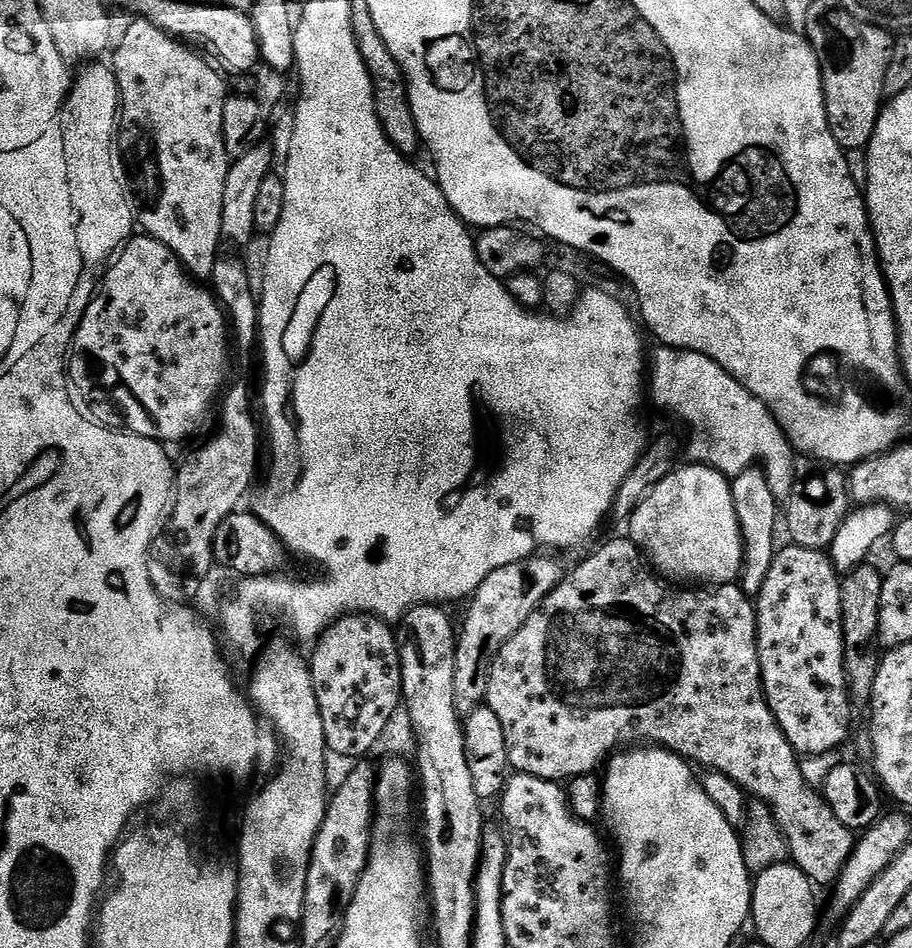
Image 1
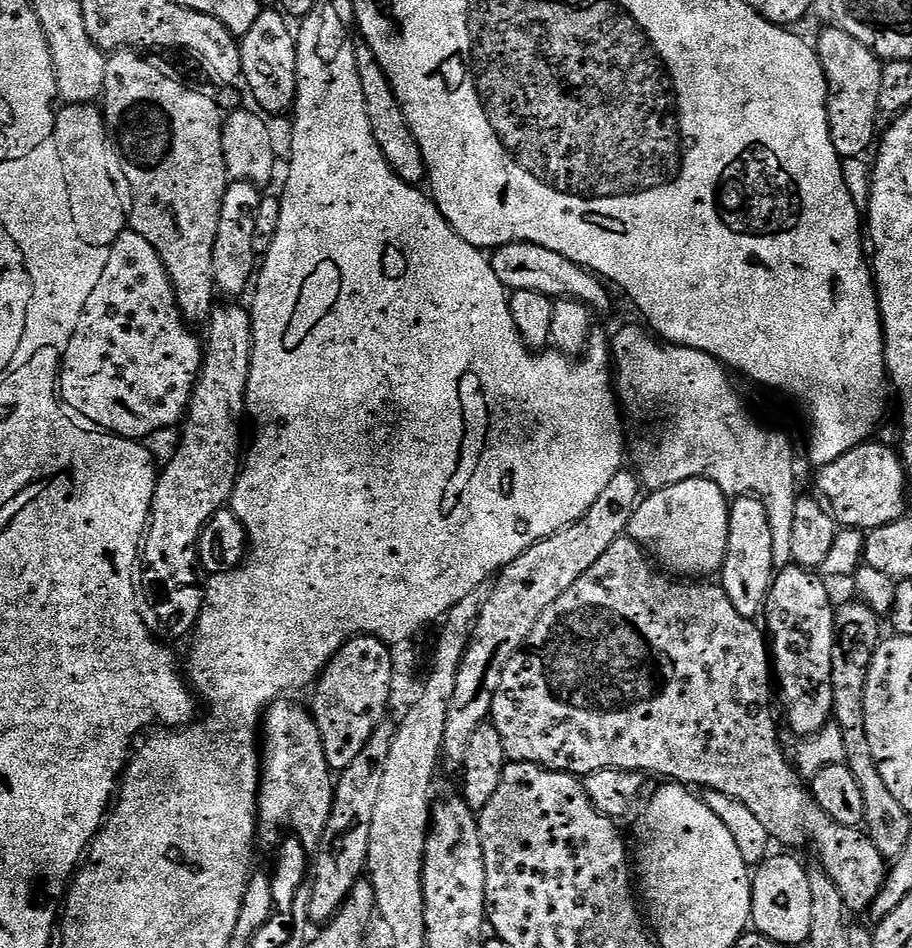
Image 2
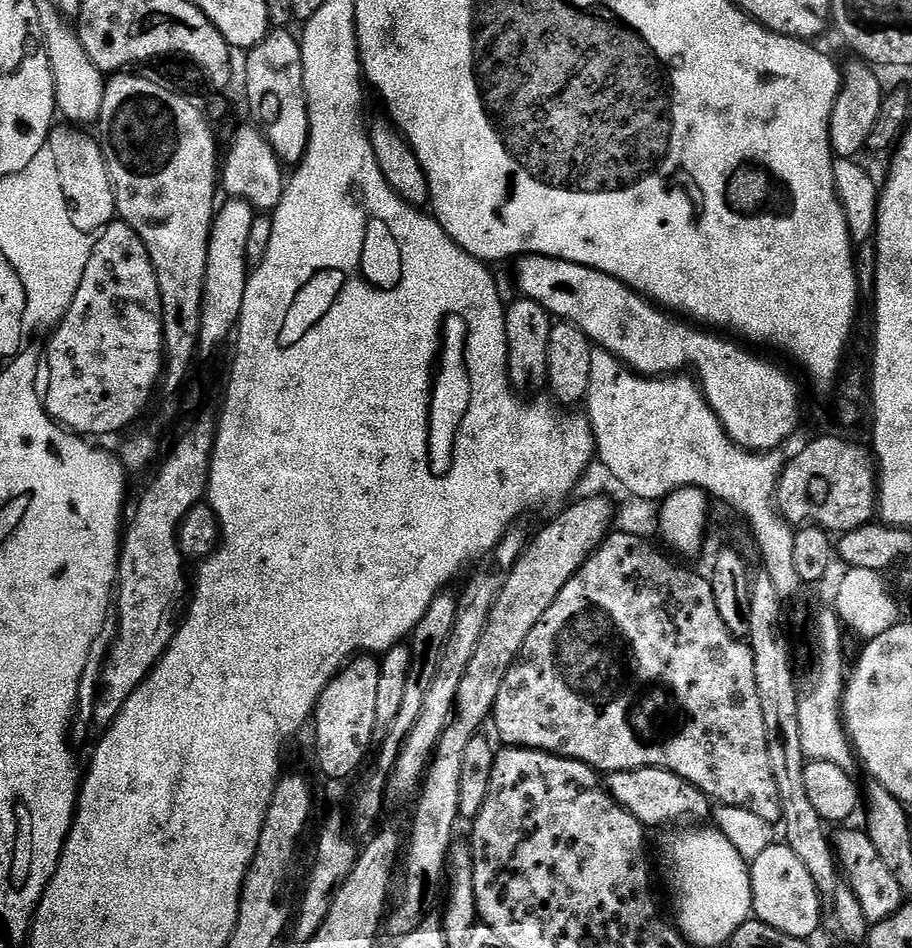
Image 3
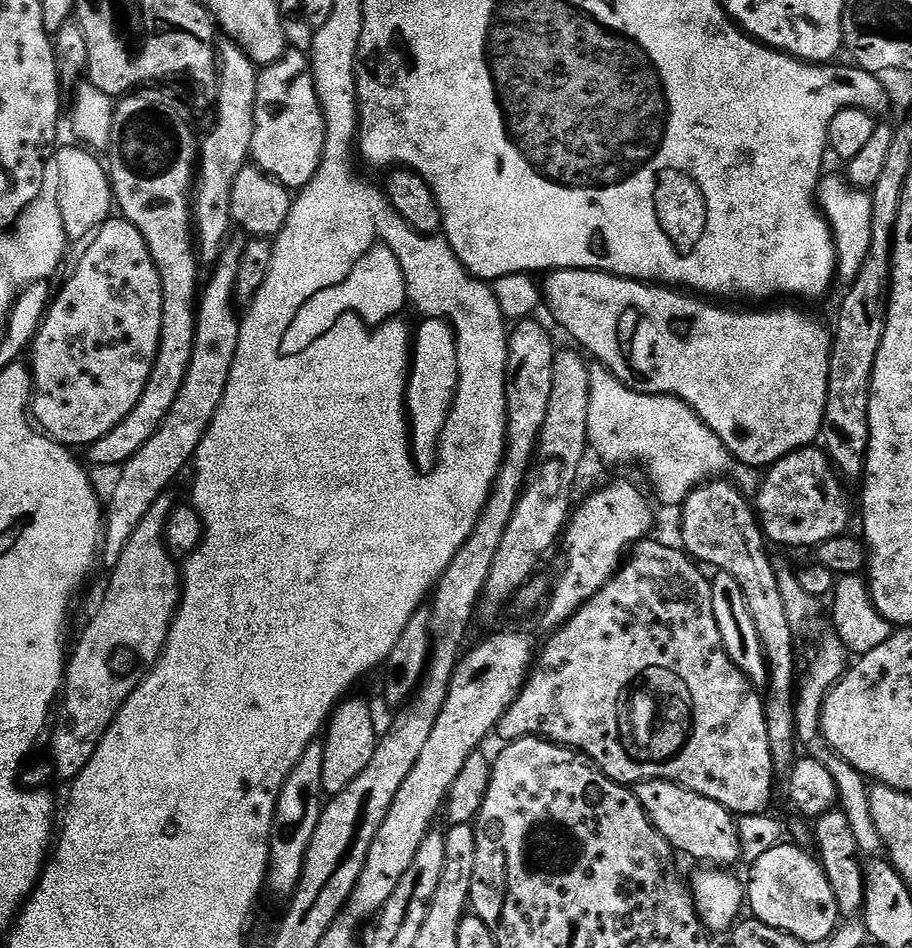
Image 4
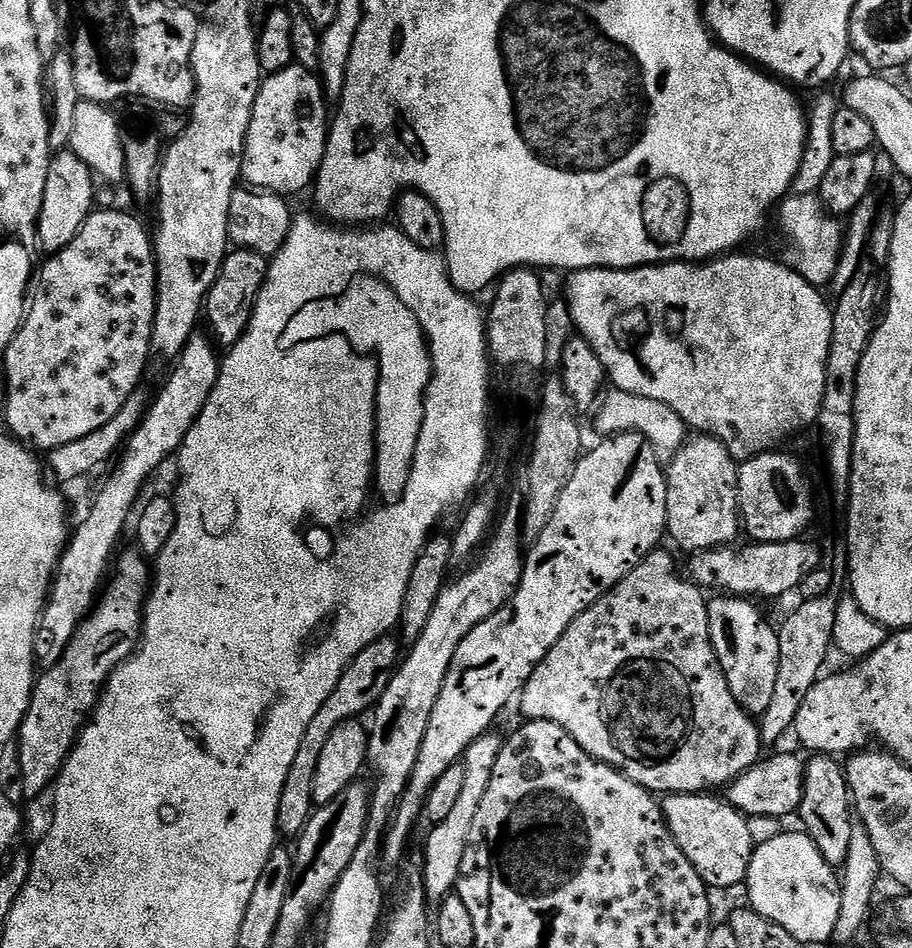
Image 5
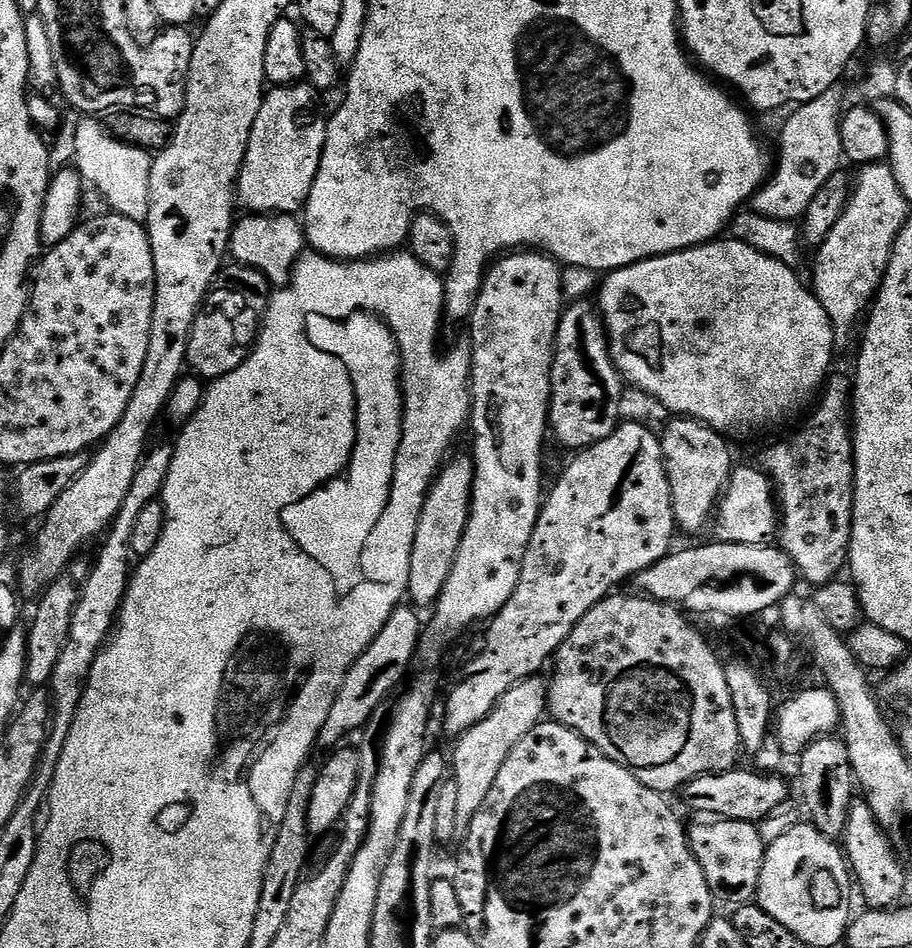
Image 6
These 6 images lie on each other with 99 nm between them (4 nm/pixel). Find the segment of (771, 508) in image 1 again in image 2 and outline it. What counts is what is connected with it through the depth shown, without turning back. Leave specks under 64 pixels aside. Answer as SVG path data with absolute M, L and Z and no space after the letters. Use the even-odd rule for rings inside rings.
M756 496L735 497L728 505L728 545L724 564L718 573L718 583L730 602L734 602L738 614L756 618L763 613L776 571L774 534L770 534L766 506Z

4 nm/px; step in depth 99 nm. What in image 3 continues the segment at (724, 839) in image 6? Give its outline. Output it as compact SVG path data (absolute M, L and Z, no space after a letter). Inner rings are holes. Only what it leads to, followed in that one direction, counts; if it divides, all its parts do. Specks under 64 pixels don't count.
M635 768L613 772L607 777L608 793L624 807L632 812L634 818L644 825L645 829L660 828L663 824L672 824L675 820L684 822L704 822L710 816L710 800L700 789L688 781L683 780L665 768Z

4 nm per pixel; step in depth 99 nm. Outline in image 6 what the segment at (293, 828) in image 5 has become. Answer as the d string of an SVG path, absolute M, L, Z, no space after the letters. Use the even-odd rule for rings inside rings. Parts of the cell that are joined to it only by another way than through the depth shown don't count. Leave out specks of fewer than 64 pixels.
M401 603L399 608L390 614L386 626L378 633L378 638L370 642L370 646L350 666L338 694L334 698L334 706L330 706L330 714L326 714L326 722L322 722L319 747L332 750L347 738L351 732L356 732L376 712L376 707L399 686L405 683L409 675L408 667L418 656L420 638L422 635L421 613L411 603Z

